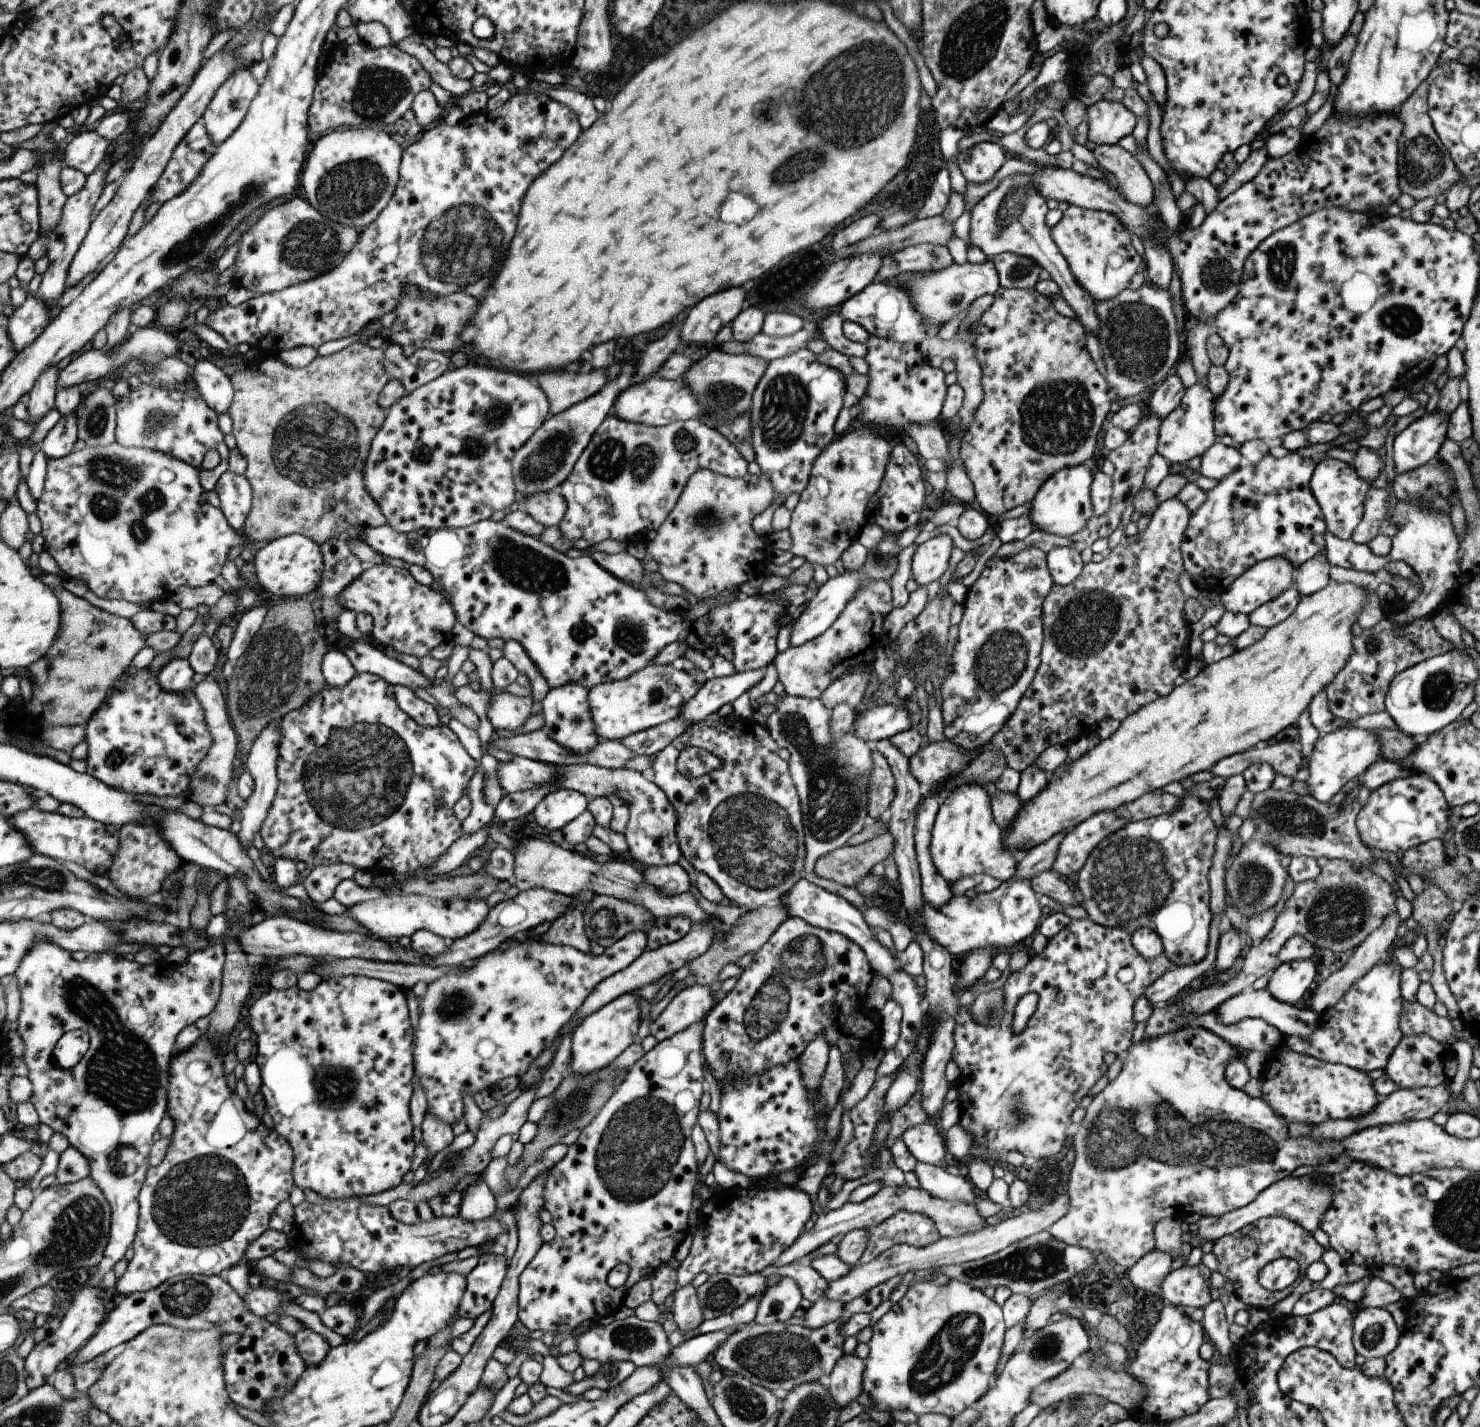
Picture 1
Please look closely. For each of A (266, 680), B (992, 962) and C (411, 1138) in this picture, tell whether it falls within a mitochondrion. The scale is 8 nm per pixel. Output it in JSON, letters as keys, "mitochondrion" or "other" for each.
{"A":"mitochondrion","B":"other","C":"other"}

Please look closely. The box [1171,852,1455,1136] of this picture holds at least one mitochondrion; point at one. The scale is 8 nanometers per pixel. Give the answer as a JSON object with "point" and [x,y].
{"point":[1337,914]}

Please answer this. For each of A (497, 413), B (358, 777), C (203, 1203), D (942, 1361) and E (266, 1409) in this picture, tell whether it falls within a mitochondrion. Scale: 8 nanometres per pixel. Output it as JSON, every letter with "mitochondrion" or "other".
{"A":"mitochondrion","B":"mitochondrion","C":"mitochondrion","D":"mitochondrion","E":"other"}

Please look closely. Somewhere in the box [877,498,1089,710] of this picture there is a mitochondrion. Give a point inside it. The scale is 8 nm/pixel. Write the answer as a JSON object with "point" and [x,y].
{"point":[1002,659]}

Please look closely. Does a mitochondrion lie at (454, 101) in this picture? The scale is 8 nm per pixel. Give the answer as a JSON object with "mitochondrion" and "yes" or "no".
{"mitochondrion":"no"}

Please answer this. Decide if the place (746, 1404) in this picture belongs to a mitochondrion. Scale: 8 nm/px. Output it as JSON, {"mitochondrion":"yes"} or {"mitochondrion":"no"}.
{"mitochondrion":"yes"}

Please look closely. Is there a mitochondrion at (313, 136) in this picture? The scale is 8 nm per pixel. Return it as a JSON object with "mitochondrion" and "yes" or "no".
{"mitochondrion":"no"}

